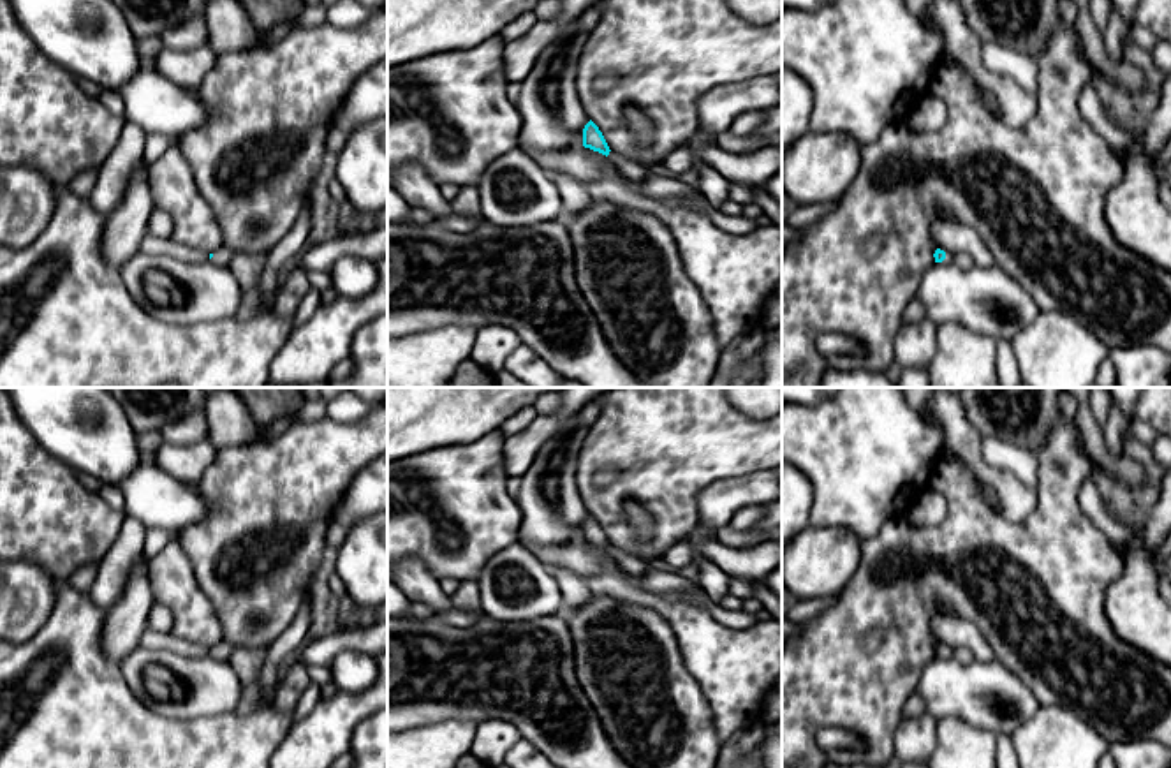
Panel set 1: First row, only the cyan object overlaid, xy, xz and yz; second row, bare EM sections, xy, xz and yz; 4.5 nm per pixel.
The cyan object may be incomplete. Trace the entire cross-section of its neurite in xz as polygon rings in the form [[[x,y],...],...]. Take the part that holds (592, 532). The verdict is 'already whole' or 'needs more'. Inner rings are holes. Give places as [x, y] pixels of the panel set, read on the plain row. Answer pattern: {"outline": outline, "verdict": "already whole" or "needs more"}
{"outline": [[[592,514],[583,523],[583,541],[606,550],[630,574],[637,576],[648,571],[648,562],[625,555],[622,550],[611,546],[602,527]]], "verdict": "needs more"}

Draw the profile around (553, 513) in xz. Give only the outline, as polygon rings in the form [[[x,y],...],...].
[[[578,412],[563,417],[519,477],[514,500],[523,514],[518,543],[525,548],[565,548],[583,539],[583,523],[590,513],[581,500],[576,470],[588,428],[578,421]]]

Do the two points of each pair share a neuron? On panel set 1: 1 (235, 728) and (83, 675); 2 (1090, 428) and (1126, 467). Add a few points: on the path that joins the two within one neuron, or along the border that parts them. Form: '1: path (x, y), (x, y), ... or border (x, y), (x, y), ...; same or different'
1: path (198, 737), (145, 737), (120, 712); same
2: path (1090, 441), (1113, 465); same

